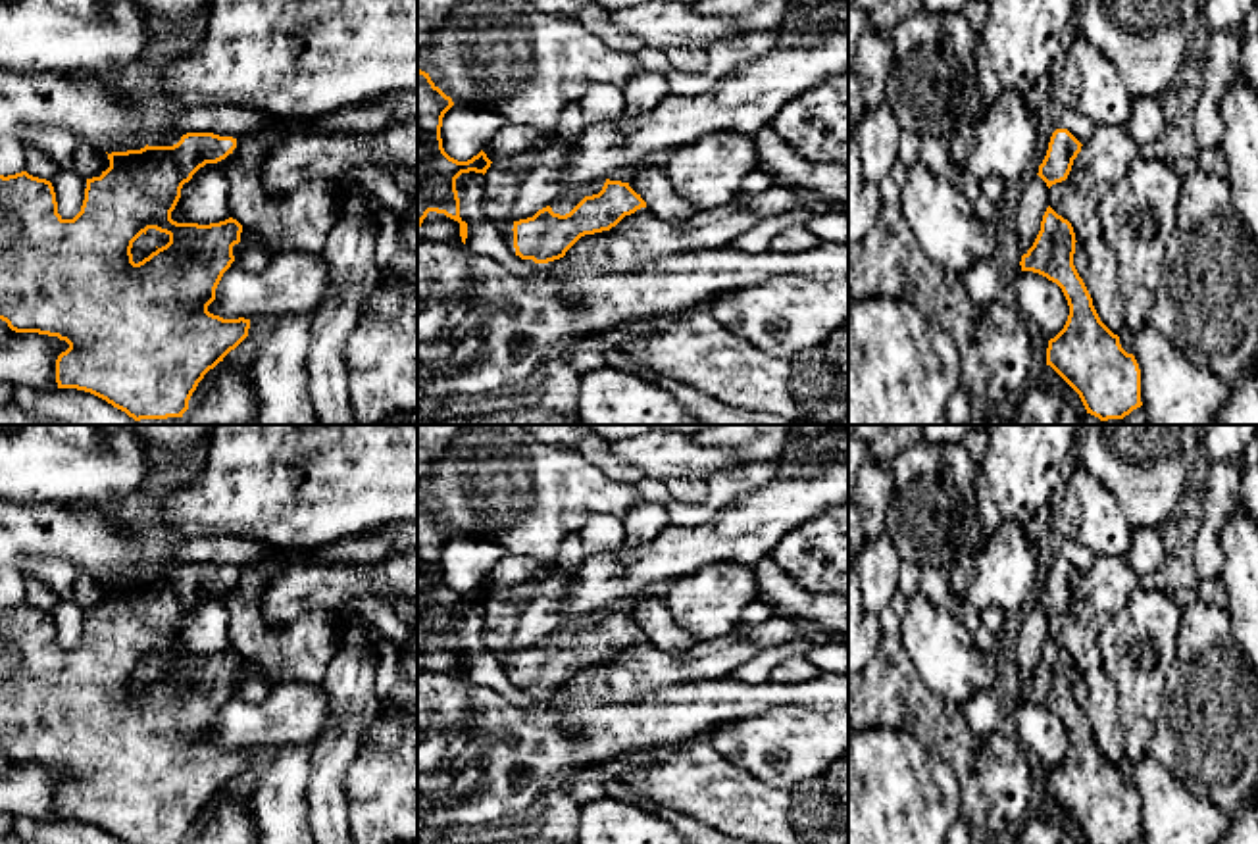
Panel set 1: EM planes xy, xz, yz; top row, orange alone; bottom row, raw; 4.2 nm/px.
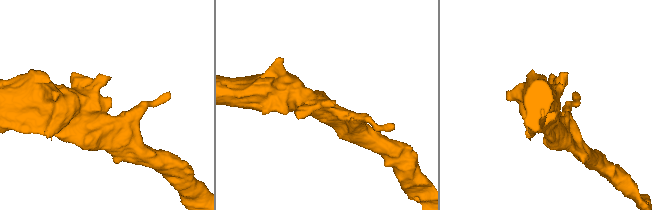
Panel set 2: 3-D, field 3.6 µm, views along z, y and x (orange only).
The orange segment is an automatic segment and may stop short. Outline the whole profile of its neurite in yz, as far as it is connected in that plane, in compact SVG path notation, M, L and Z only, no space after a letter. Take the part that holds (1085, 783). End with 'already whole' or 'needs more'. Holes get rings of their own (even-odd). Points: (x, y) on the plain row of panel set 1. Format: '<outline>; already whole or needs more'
M1046 638L1033 677L1021 686L1021 702L1033 702L1056 713L1069 736L1064 759L1048 771L1046 796L1050 796L1081 829L1087 844L1131 844L1141 838L1141 800L1127 784L1120 767L1098 748L1093 729L1073 696L1075 663L1068 650Z; already whole

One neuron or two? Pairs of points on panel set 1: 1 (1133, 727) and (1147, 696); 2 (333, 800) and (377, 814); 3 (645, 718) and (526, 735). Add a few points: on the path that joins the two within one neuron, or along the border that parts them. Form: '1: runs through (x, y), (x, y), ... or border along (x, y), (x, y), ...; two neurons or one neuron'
1: runs through (1137, 719), (1139, 704); one neuron
2: border along (354, 760), (343, 783), (349, 823); two neurons
3: runs through (616, 729), (599, 733), (585, 744), (554, 744); one neuron

